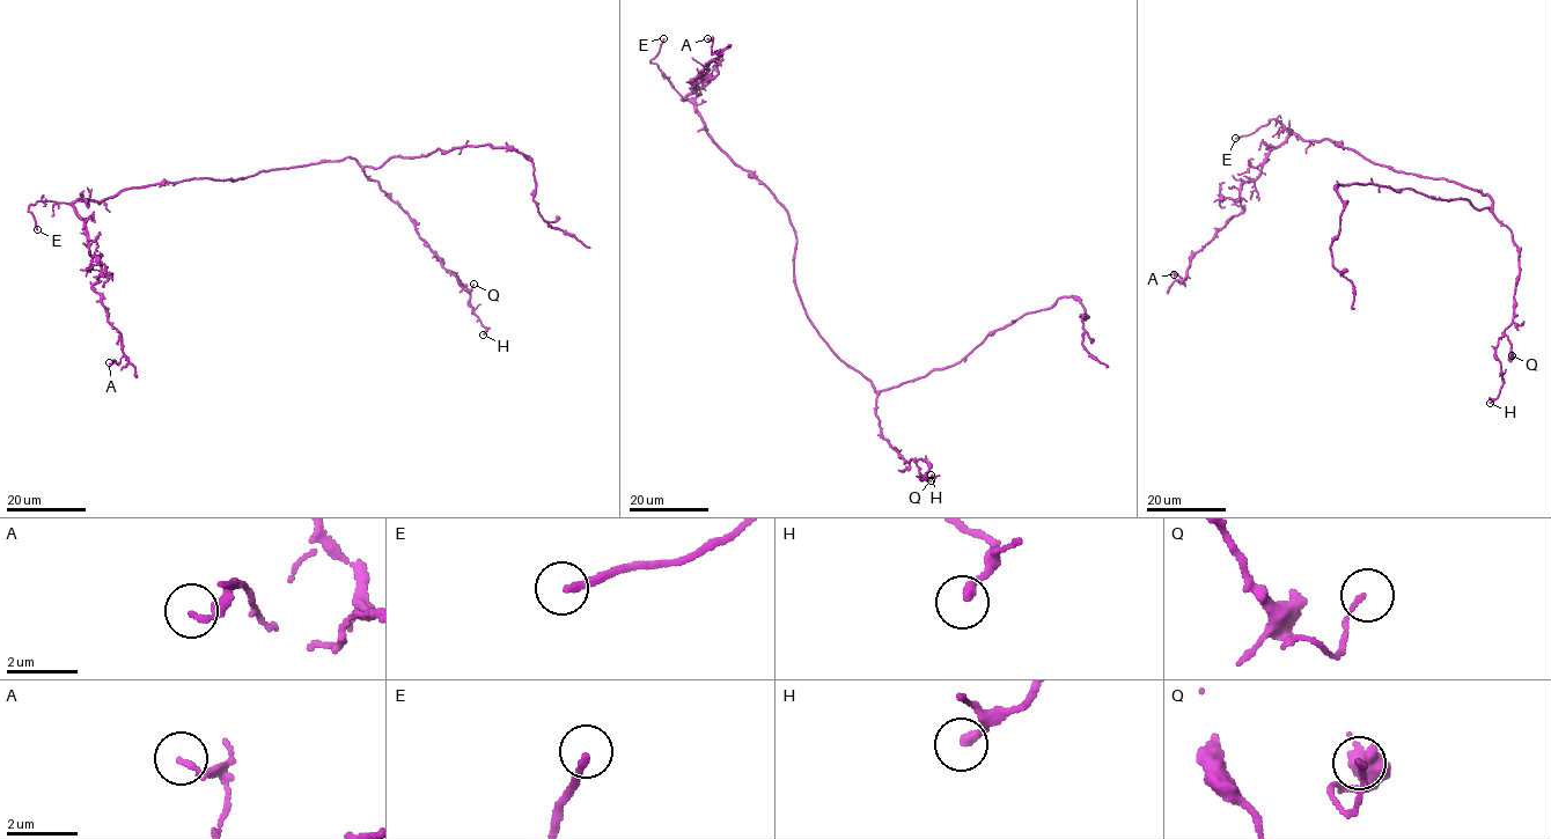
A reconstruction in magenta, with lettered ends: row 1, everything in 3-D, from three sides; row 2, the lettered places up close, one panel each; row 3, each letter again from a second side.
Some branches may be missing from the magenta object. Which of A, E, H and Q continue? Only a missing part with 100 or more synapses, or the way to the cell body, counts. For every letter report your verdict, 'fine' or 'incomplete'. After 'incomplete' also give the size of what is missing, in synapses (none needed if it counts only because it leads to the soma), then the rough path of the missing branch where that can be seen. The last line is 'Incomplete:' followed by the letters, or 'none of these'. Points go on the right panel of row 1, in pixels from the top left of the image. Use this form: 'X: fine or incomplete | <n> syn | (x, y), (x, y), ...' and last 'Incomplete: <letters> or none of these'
A: fine
E: incomplete | (1235, 138), (1221, 141)
H: fine
Q: fine
Incomplete: E

